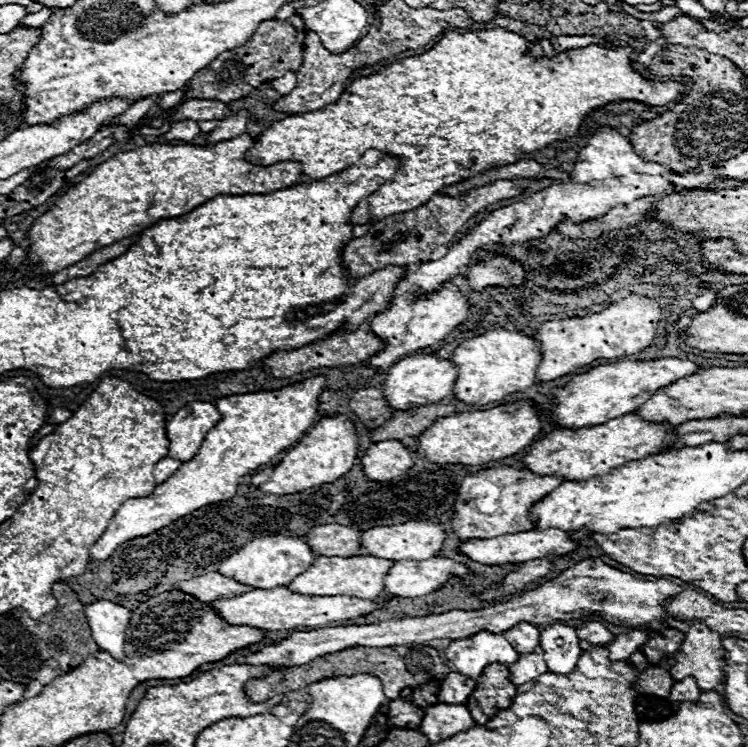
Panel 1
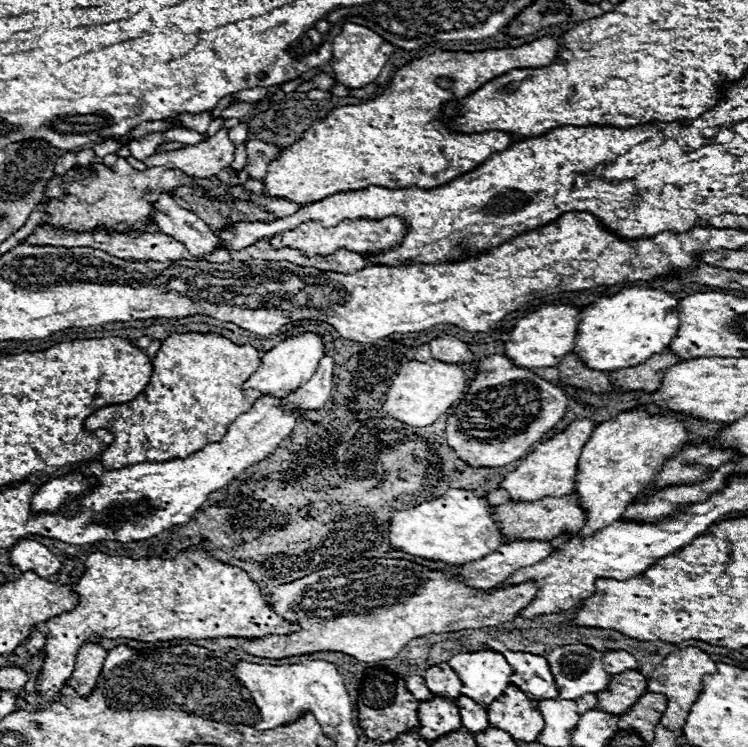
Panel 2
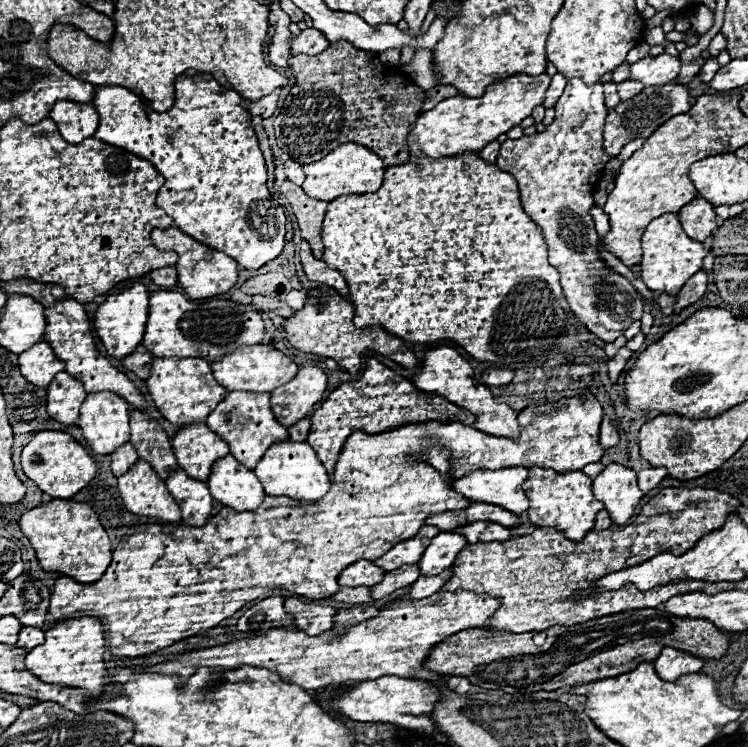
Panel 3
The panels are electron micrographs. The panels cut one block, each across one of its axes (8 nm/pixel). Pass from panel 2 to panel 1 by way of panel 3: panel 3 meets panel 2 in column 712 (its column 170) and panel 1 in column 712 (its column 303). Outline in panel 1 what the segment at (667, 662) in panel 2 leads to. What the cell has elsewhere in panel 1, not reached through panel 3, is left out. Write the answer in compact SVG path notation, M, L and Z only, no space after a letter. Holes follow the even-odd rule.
M696 622L688 628L684 642L674 654L676 664L670 668L674 680L692 676L700 690L716 688L724 678L722 636L712 632L706 624Z

